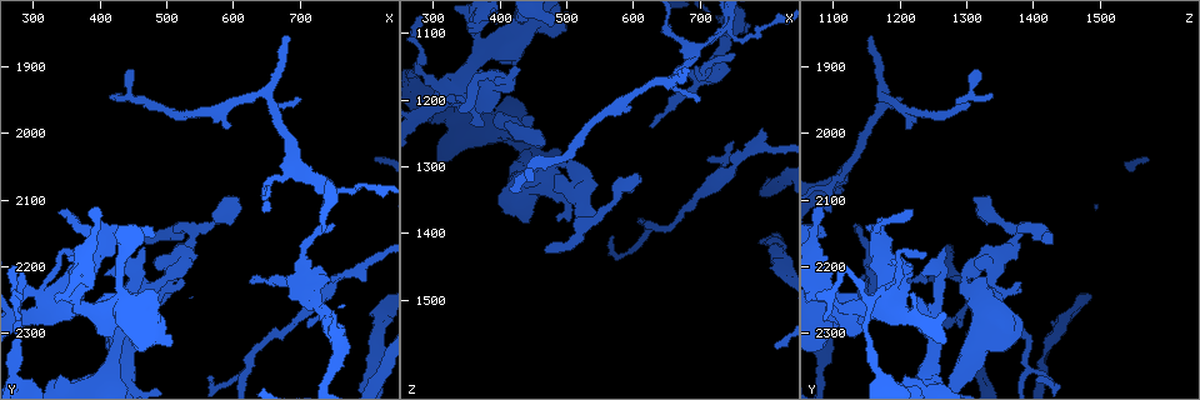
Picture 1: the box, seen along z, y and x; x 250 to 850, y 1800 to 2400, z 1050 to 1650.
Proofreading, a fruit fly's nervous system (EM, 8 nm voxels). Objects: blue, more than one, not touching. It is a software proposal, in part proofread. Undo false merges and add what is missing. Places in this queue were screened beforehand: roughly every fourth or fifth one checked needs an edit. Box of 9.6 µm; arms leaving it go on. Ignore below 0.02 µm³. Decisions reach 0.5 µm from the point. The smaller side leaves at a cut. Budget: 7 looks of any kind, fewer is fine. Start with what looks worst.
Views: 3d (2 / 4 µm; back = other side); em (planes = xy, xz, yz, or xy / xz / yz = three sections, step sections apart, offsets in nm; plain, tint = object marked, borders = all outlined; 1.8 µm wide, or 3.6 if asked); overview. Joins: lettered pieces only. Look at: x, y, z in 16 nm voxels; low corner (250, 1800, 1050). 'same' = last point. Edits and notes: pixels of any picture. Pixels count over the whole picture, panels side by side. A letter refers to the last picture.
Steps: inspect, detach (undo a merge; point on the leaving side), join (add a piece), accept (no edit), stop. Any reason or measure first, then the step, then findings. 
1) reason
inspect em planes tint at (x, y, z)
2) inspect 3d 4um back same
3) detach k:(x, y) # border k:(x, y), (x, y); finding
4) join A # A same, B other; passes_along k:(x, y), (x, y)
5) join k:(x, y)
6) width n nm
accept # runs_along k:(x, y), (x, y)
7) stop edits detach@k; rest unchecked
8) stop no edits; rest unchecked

sharp bend
inspect em xz step 8 tint at (535, 2145, 1385)

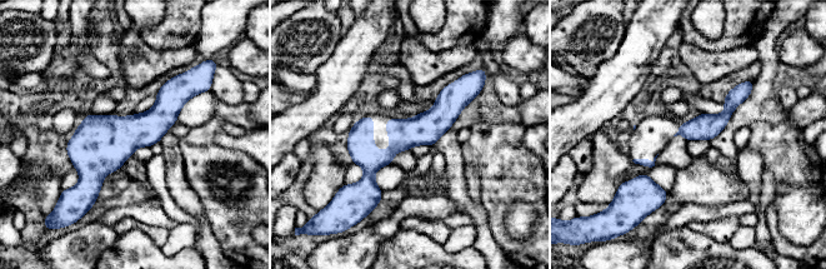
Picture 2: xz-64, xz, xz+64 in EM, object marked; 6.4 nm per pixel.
inspect em planes tint same

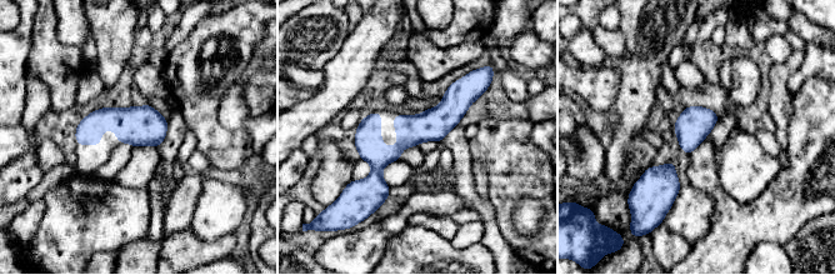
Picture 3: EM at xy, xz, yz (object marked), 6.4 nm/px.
inspect em planes borders same

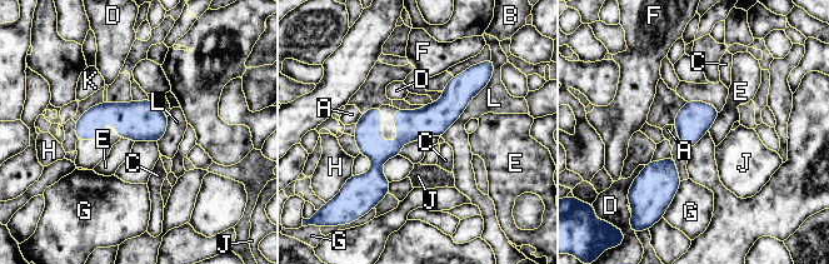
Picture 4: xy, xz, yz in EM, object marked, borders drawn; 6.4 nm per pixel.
accept # A other, B other, C other, D other, E other, F other, G other, H other, J other, K other, L other; border 4:(417, 140), (405, 143), (399, 154); all the same neuron

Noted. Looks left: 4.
tapers out
inspect 3d 2um at (450, 1905, 1315)

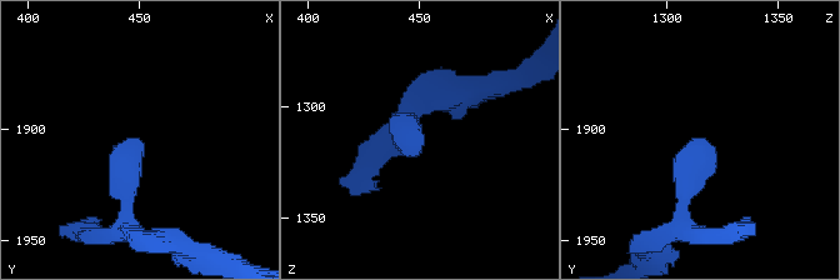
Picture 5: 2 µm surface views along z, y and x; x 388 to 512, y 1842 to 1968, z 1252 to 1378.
inspect em planes borders at (451, 1904, 1316)

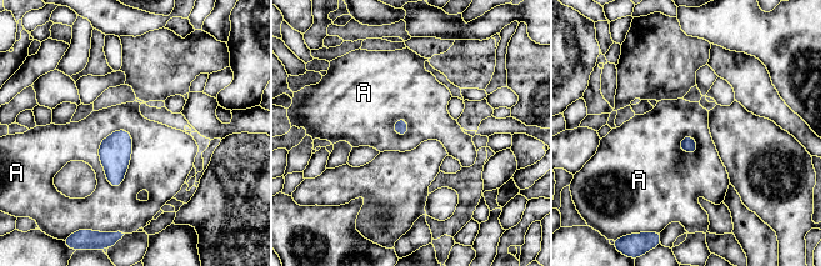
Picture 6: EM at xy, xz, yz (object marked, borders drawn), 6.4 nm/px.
accept # A other; border 6:(125, 129), (130, 165), (113, 187); none of them fits

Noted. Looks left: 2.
thin end
inspect em yz step 16 borders at (750, 2135, 1130)

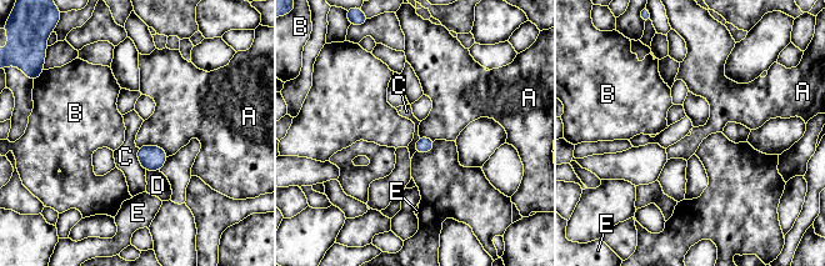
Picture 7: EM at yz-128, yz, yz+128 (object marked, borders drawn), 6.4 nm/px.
inspect em planes borders same

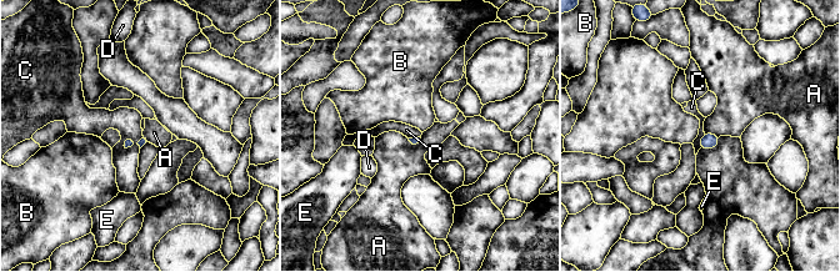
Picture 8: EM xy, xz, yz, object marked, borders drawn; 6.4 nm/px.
longest_contact C 110 nm
accept # A other, B other, C other, D other, E other; border 8:(704, 132), (699, 147); no lettered piece goes on from it

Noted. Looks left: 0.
stop no edits; rest unchecked

